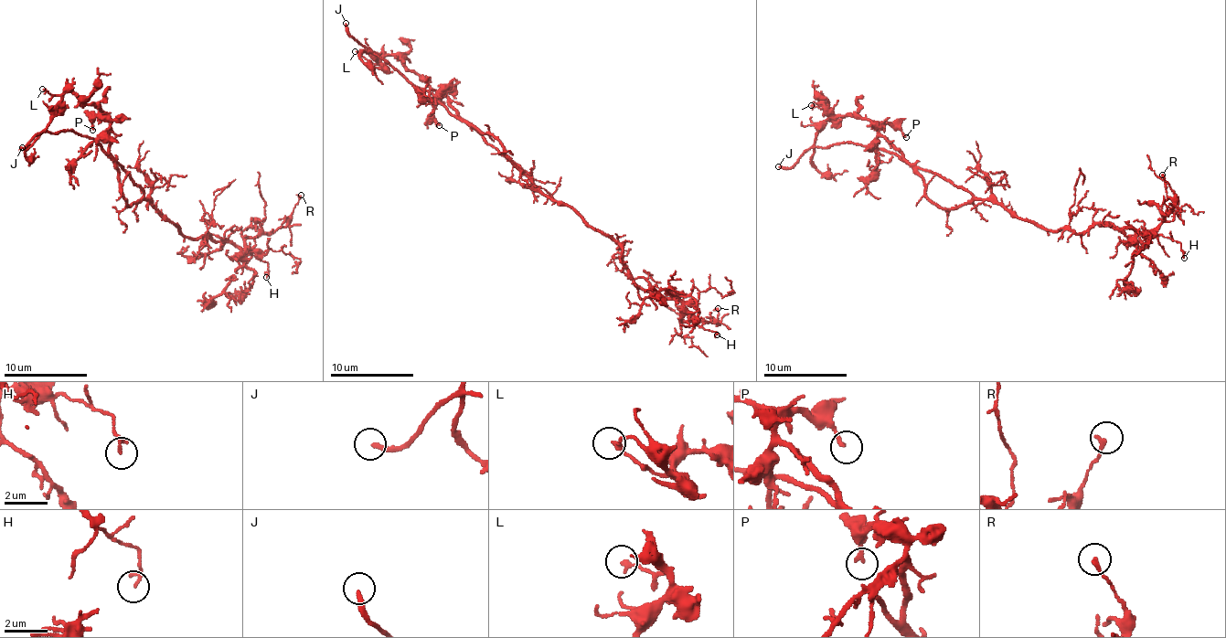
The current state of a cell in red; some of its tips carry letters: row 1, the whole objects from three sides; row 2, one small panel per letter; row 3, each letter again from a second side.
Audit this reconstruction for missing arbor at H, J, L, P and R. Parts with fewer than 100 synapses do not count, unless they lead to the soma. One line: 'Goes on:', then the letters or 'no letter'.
Goes on: J

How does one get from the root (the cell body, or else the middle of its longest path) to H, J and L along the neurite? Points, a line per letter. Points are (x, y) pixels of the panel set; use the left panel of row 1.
H: (155, 208), (185, 236), (202, 237), (201, 244), (208, 237), (250, 250), (267, 264), (266, 277)
J: (155, 208), (123, 169), (109, 159), (101, 145), (91, 138), (66, 130), (40, 132), (23, 150), (22, 147)
L: (155, 208), (109, 150), (111, 129), (104, 113), (94, 106), (82, 105), (72, 91), (49, 93), (42, 89)

